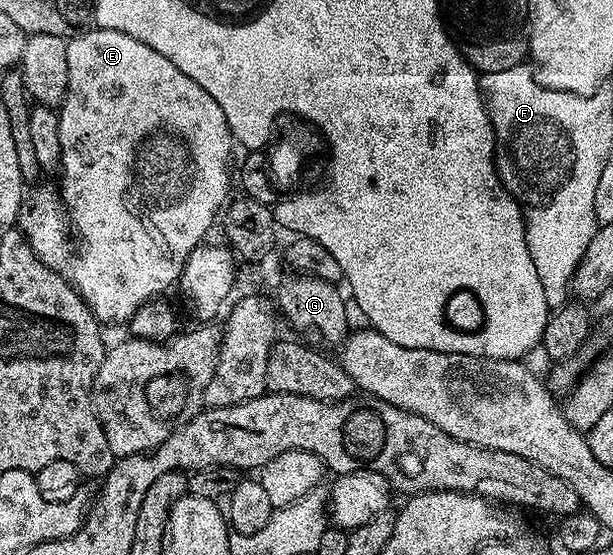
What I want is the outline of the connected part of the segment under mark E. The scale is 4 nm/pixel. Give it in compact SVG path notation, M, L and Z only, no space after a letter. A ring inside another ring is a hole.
M90 27L90 32L81 32L74 35L67 43L67 90L65 101L60 104L57 117L59 118L59 146L61 147L61 200L69 211L69 220L77 227L81 240L85 243L85 253L81 260L69 256L69 232L65 229L65 216L61 208L53 200L37 200L33 205L26 207L19 217L19 227L25 233L25 241L35 250L37 257L48 268L55 270L65 277L76 288L85 305L93 311L94 316L102 325L124 325L149 300L165 294L169 287L176 285L181 279L185 262L188 256L206 238L213 219L218 219L223 205L226 203L229 192L229 151L235 148L235 141L227 126L227 118L223 118L223 110L219 110L219 102L199 86L199 82L191 82L179 66L167 62L159 50L151 50L139 38L131 38L131 34L119 30Z

